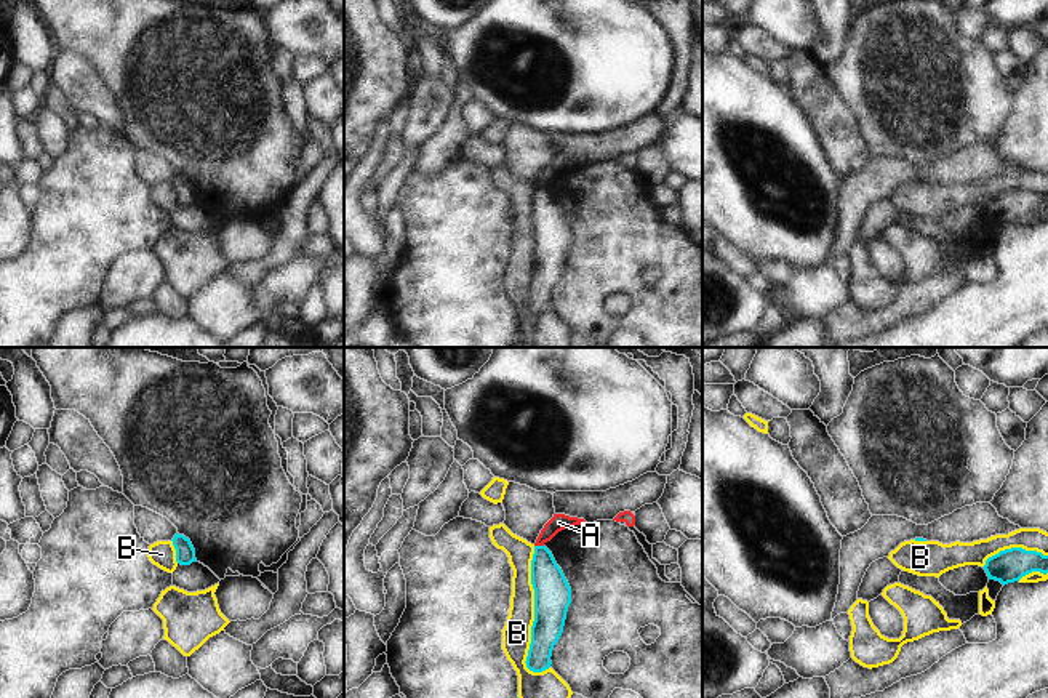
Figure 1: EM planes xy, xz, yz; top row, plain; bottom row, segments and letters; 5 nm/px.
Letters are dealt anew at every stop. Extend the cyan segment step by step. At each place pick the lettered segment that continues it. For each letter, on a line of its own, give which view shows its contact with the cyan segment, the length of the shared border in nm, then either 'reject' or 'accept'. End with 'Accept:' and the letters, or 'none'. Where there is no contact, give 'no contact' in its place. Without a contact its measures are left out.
A: contact in xz; length 50 nm; reject
B: contact in xz; length 650 nm; reject
Accept: none

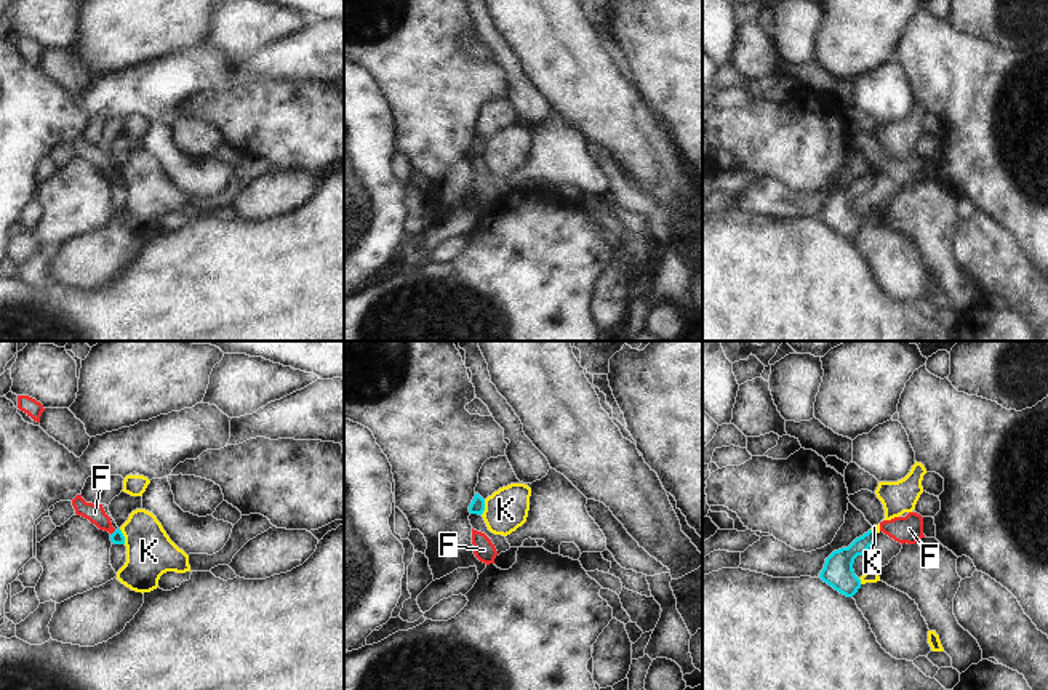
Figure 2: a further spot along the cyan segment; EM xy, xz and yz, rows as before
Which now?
F: contact in xy; length 40 nm; reject
K: contact in xy; length 90 nm; reject
Accept: none

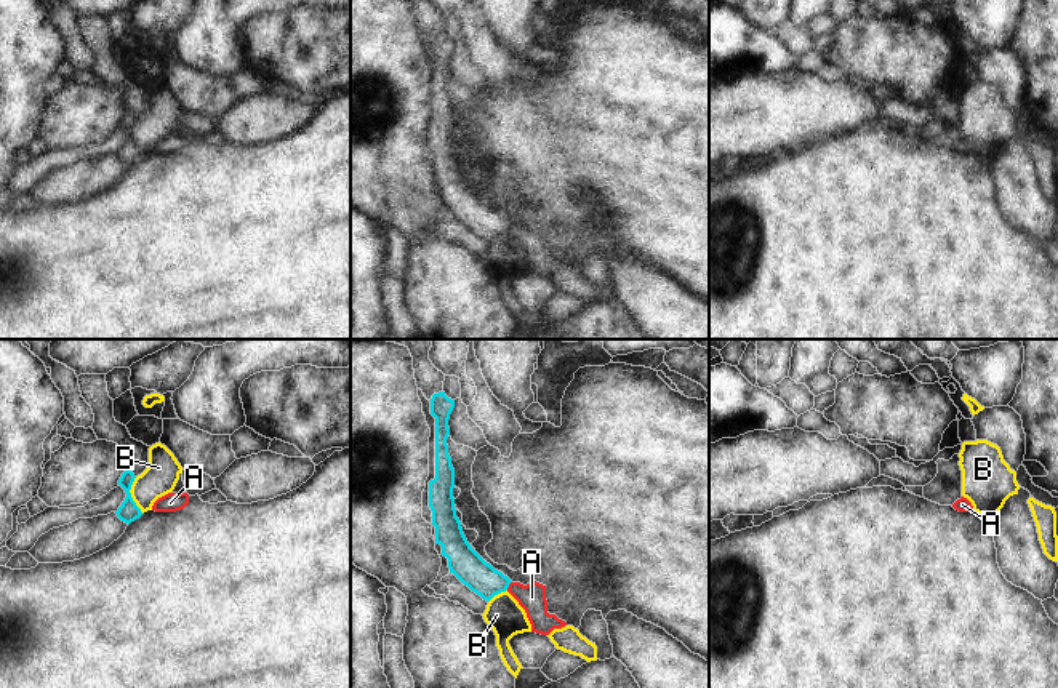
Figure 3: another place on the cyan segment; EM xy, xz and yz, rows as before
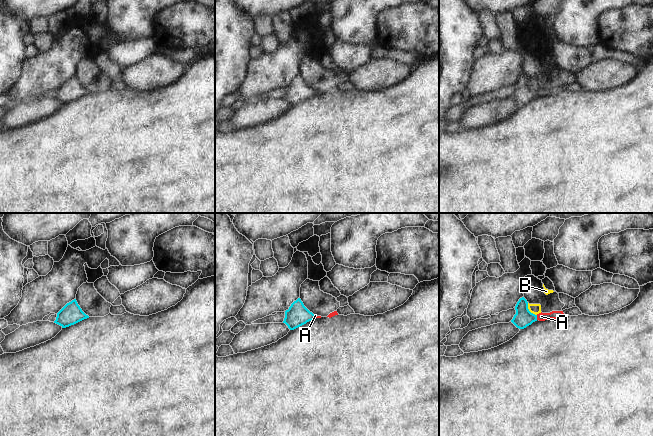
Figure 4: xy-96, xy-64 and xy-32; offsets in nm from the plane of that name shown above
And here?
A: contact in xz; length 50 nm; accept
B: contact in xy; length 190 nm; reject
Accept: A

